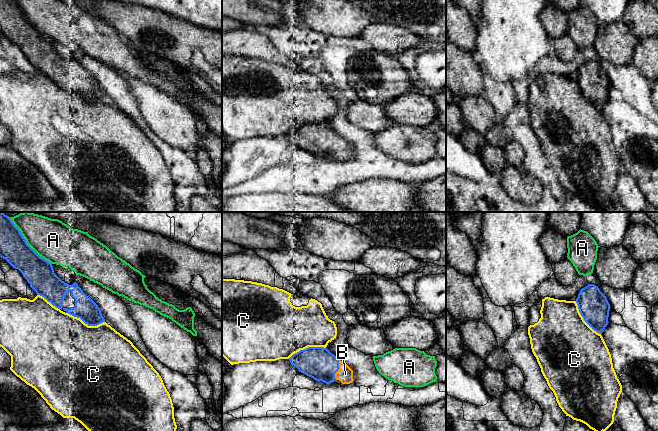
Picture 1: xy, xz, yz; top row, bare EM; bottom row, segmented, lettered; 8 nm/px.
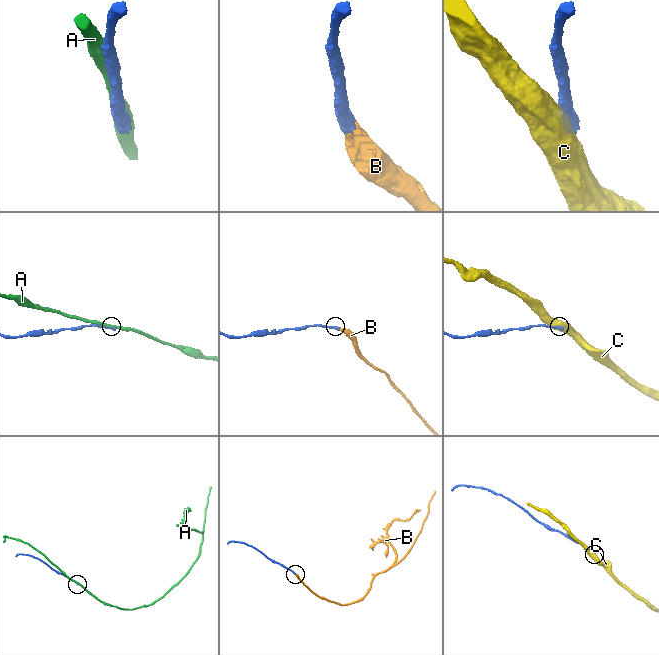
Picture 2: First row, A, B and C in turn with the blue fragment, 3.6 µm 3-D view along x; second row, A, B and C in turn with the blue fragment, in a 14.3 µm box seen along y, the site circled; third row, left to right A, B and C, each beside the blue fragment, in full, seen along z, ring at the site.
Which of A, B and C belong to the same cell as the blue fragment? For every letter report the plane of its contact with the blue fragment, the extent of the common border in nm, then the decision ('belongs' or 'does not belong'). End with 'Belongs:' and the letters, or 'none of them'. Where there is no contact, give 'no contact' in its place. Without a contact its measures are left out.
A: contact in xy; length 440 nm; does not belong
B: contact in xz; length 160 nm; belongs
C: contact in xy; length 320 nm; does not belong
Belongs: B

